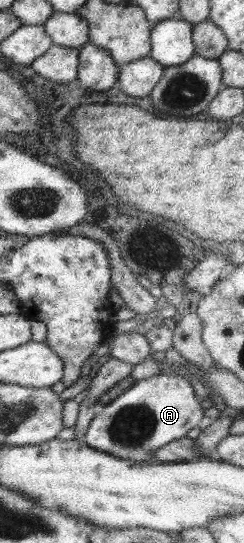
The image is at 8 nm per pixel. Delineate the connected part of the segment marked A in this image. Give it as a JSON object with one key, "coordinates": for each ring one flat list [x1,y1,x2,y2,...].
{"coordinates":[[165,371,135,380,122,394,99,408,91,418,81,441,91,449,116,458,152,462,152,451,170,441,181,439,203,417,203,408,187,379]]}

